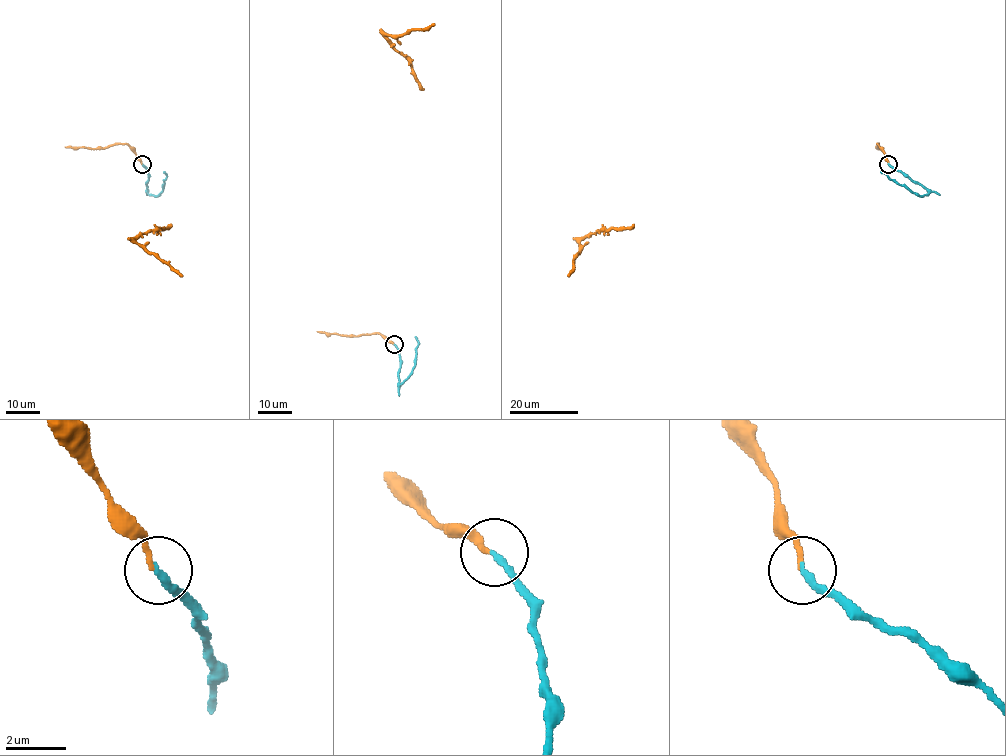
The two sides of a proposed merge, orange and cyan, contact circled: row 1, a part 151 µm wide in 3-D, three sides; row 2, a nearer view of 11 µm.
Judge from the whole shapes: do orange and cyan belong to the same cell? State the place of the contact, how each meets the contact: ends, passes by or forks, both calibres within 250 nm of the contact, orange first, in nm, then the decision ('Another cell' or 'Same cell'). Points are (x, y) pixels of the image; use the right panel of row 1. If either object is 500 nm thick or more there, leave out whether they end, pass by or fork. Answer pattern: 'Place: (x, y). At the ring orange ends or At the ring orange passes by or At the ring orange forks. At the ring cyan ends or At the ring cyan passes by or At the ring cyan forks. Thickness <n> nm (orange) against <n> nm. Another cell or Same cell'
Place: (888, 164). At the ring orange ends. At the ring cyan ends. Thickness 160 nm (orange) against 240 nm. Same cell

